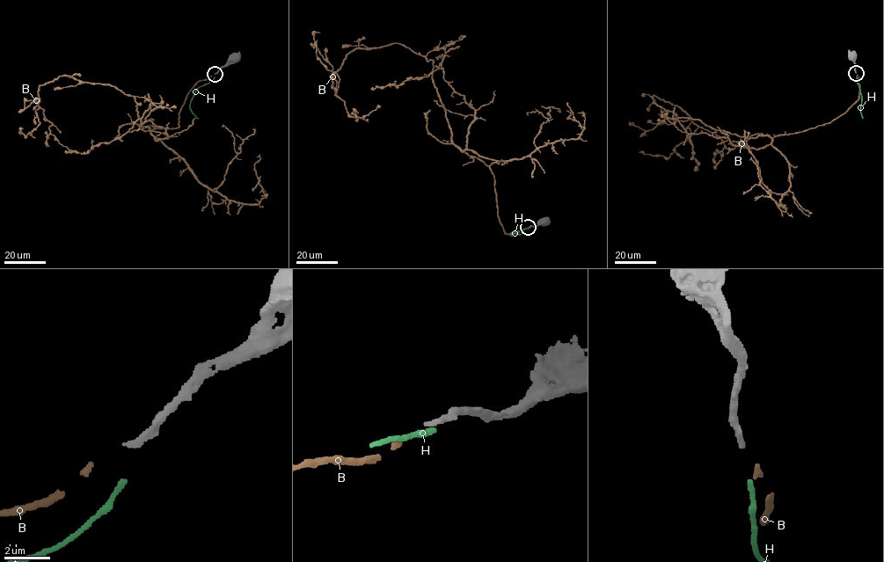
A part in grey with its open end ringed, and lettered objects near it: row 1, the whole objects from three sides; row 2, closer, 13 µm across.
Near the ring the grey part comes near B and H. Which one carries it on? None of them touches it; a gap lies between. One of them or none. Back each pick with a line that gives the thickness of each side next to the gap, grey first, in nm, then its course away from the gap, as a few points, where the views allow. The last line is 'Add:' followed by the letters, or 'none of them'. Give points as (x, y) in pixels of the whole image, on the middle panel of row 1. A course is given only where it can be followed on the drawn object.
B: 240 nm thick on the grey side, 220 nm on the other; it runs (526, 229), (506, 234), (493, 173), (452, 142), (433, 61), (355, 48), (338, 97), (317, 40)
Add: B

